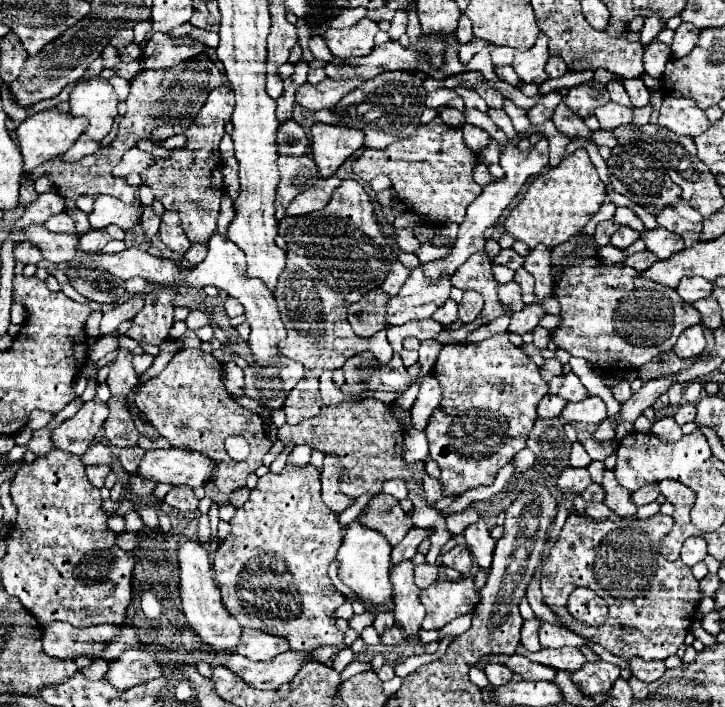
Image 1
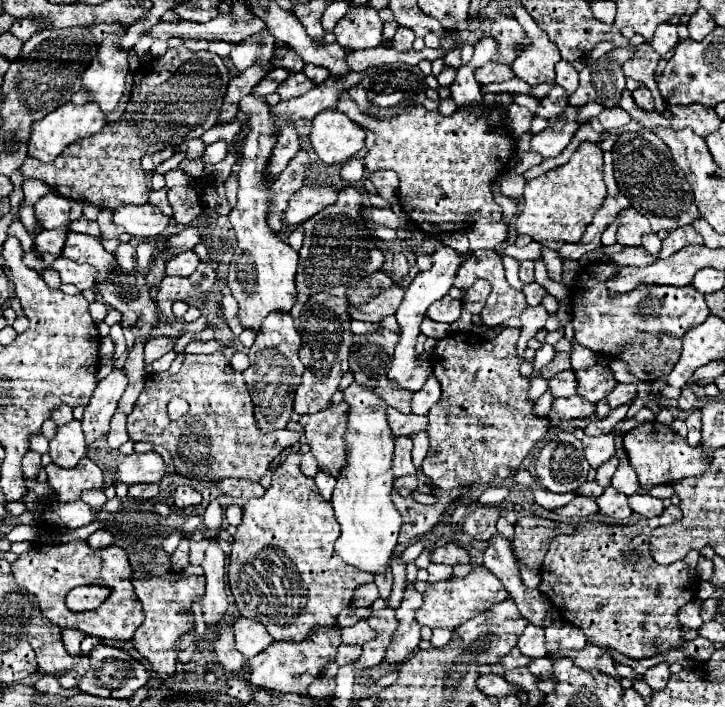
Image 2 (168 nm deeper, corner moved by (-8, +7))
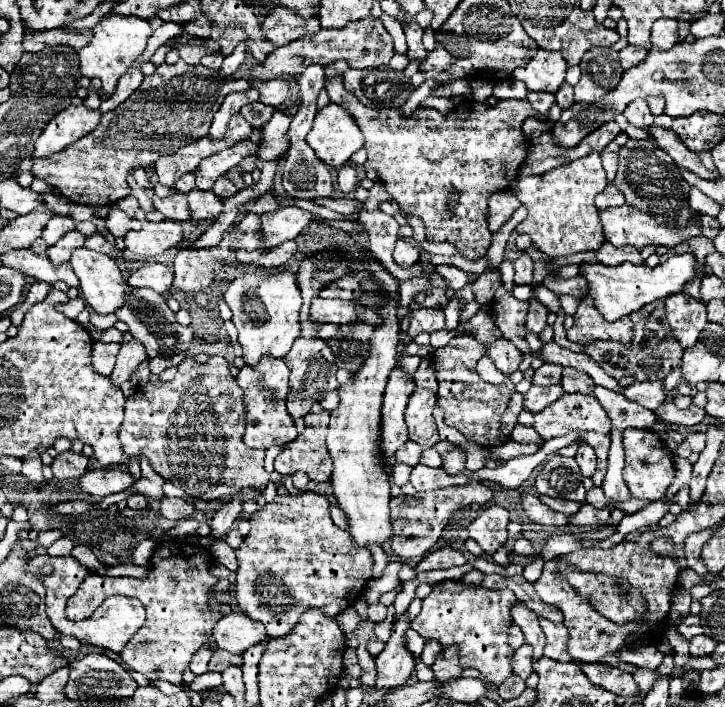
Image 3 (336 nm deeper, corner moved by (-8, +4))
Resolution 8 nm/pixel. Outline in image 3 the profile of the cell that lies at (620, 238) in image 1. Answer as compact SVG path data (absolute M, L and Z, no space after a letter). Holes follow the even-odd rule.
M627 203L601 211L601 227L605 239L615 247L633 245L637 249L643 249L645 245L673 247L675 243L681 243L693 235L701 235L695 223L691 223L687 231L667 231L659 227L651 215L645 215Z

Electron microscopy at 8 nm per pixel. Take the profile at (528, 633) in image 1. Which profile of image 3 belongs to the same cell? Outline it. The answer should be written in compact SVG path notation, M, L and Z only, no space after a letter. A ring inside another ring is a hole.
M523 643L513 655L513 673L521 679L527 679L533 673L533 647Z

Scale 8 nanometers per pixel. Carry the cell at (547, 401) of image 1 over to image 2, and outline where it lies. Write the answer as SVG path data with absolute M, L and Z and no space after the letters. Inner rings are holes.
M575 394L575 396L569 396L569 398L553 400L549 420L551 420L553 426L559 426L563 420L589 418L593 414L595 414L595 404L591 404L589 400L583 400L583 396Z

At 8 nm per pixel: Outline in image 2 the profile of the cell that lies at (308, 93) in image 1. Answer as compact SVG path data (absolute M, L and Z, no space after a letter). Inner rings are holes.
M295 72L295 74L289 74L287 80L283 80L277 88L277 94L285 100L285 98L295 98L295 96L301 96L305 92L309 92L315 84L303 74L303 72Z

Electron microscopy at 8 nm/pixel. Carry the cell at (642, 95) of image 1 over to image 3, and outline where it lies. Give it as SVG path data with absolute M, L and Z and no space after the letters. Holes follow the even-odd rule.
M635 99L635 101L623 111L623 115L627 117L629 123L633 123L635 127L641 127L641 129L653 125L653 113L649 111L649 107L647 107L647 103L645 103L643 99Z

